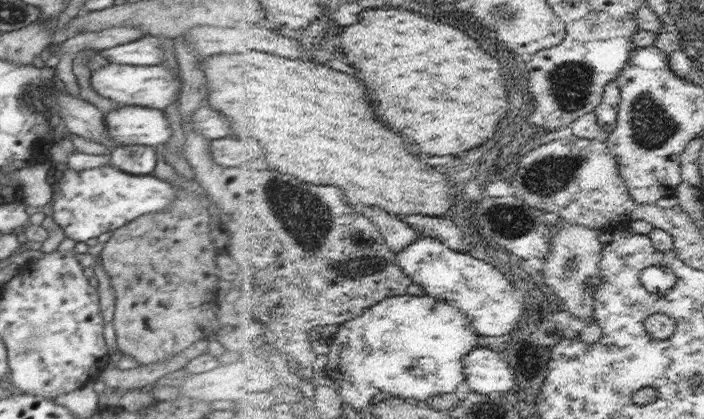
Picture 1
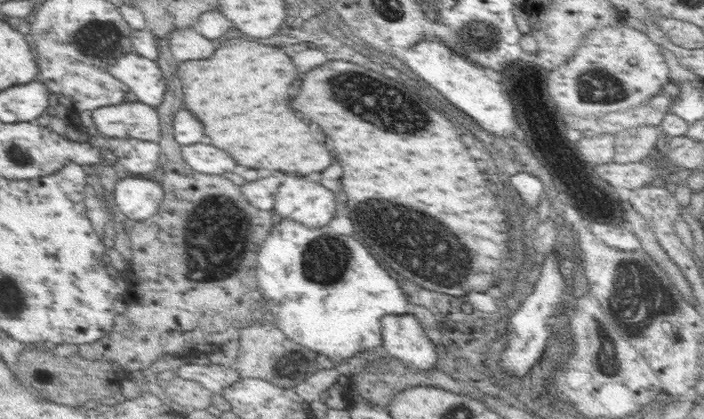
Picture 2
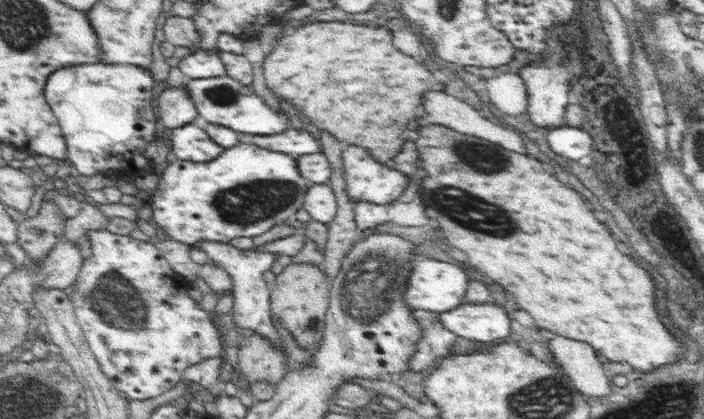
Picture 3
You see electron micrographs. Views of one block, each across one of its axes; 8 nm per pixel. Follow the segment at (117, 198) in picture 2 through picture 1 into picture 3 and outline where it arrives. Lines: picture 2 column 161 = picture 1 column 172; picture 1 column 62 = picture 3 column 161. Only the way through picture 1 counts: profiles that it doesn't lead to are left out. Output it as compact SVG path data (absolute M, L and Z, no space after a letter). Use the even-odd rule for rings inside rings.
M238 143L222 151L214 160L201 163L177 159L159 176L154 193L147 199L151 205L152 218L160 230L172 241L188 245L209 240L230 243L238 236L254 237L264 234L272 226L291 219L303 207L307 188L311 184L299 173L296 158L283 152L272 152L255 144Z

